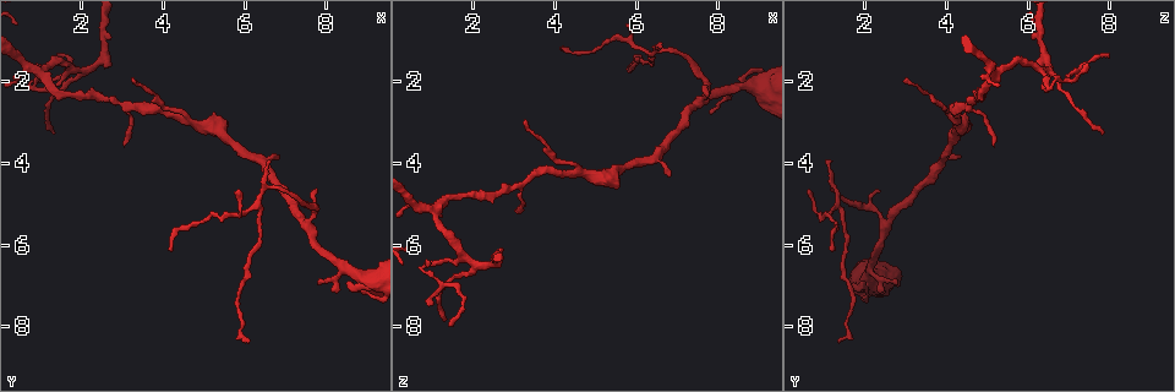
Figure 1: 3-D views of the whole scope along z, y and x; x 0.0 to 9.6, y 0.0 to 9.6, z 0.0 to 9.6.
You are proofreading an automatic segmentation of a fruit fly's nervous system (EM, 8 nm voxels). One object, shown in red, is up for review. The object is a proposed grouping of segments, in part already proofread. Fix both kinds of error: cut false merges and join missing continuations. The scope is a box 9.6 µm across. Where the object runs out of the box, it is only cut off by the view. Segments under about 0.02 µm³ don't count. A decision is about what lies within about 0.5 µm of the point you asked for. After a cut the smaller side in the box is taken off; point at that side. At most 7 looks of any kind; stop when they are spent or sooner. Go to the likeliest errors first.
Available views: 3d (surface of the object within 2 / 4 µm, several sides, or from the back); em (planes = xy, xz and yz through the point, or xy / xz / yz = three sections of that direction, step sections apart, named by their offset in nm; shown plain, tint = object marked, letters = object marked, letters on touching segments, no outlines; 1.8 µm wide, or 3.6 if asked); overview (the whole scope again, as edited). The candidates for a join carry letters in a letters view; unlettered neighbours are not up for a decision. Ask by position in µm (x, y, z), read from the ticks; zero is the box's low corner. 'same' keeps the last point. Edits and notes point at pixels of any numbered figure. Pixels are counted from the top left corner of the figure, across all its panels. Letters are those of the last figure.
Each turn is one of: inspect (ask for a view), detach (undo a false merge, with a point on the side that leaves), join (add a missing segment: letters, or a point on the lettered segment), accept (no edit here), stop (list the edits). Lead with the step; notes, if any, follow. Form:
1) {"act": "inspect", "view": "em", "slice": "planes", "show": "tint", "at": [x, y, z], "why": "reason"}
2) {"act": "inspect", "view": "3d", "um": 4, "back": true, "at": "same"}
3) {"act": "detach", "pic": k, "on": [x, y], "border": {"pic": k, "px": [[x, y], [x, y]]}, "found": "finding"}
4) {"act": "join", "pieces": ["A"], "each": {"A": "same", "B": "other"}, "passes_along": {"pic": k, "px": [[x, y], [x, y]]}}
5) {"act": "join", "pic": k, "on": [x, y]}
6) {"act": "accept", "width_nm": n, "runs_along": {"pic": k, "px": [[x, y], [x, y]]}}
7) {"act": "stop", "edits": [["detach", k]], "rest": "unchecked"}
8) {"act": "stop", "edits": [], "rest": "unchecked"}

{"act": "inspect", "view": "3d", "um": 4, "at": [9.05, 6.85, 2.10], "why": "sudden change in width"}

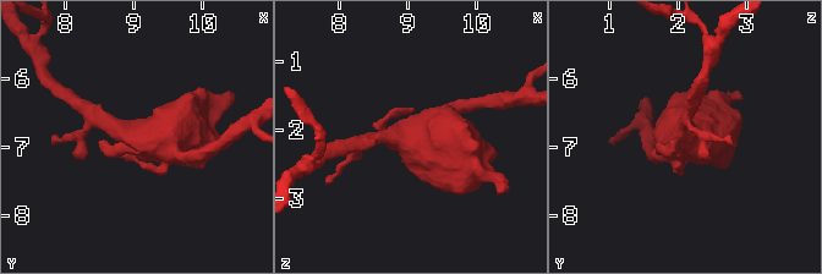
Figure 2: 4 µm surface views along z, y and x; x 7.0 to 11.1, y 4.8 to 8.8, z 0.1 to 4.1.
{"act": "inspect", "view": "em", "um": 3.6, "slice": "xy", "step": 16, "show": "tint", "at": [9.00, 6.85, 2.10], "why": "now the EM"}

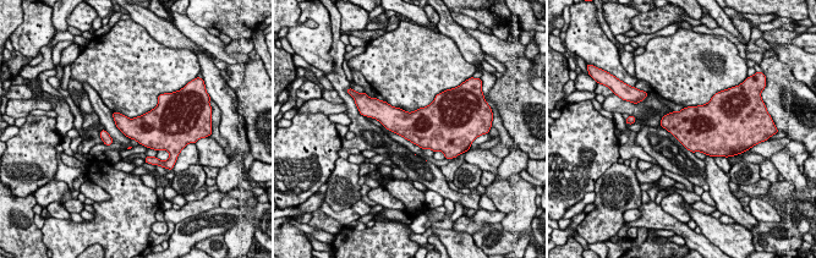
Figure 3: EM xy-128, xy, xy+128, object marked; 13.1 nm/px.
{"act": "inspect", "view": "em", "um": 3.6, "slice": "planes", "show": "letters", "at": "same"}

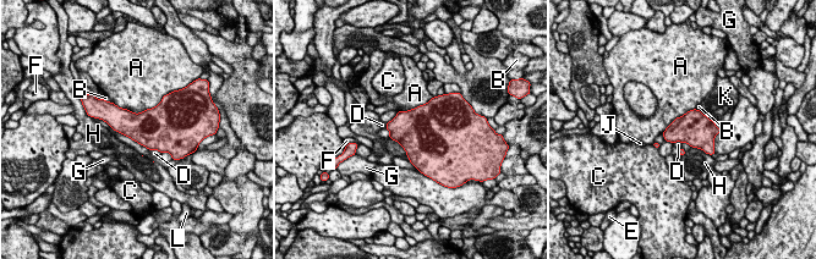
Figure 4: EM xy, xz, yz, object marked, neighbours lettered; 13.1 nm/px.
{"act": "accept", "width_nm": 440, "each": {"A": "other", "B": "other", "C": "other", "D": "other", "E": "other", "F": "other", "G": "other", "H": "other", "J": "other", "K": "other", "L": "other"}, "border": {"pic": 4, "px": [[164, 95], [138, 113], [113, 102]]}, "found": "one neuron here"}

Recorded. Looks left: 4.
{"act": "inspect", "view": "em", "slice": "planes", "show": "letters", "at": [0.85, 2.00, 6.45], "why": "abrupt turn"}

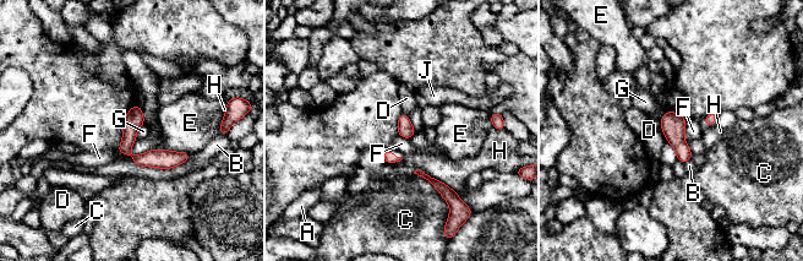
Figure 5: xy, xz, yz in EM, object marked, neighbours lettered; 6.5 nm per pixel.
{"act": "accept", "width_nm": 100, "each": {"A": "other", "B": "other", "C": "other", "D": "other", "E": "other", "F": "other", "G": "other", "H": "other", "J": "other"}, "border": {"pic": 5, "px": [[687, 120], [684, 129], [686, 143]]}, "found": "all the same neuron"}

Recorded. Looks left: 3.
{"act": "inspect", "view": "em", "um": 3.6, "slice": "xy", "step": 4, "show": "letters", "at": [6.10, 8.40, 1.35], "why": "an open end"}

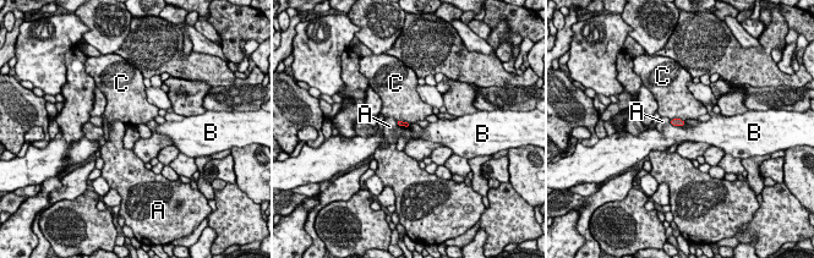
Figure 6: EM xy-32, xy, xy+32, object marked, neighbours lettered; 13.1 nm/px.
{"act": "inspect", "view": "em", "um": 3.6, "slice": "planes", "show": "letters", "at": "same"}

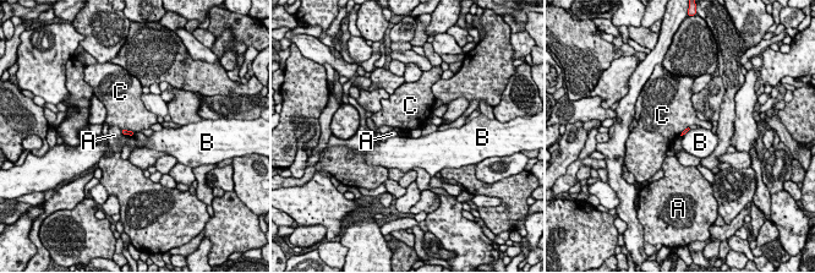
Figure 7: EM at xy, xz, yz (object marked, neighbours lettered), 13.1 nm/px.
{"act": "accept", "each": {"A": "other", "B": "other", "C": "other"}, "found": "no lettered segment goes on from it"}

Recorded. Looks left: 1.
{"act": "stop", "edits": [], "rest": "unchecked"}

